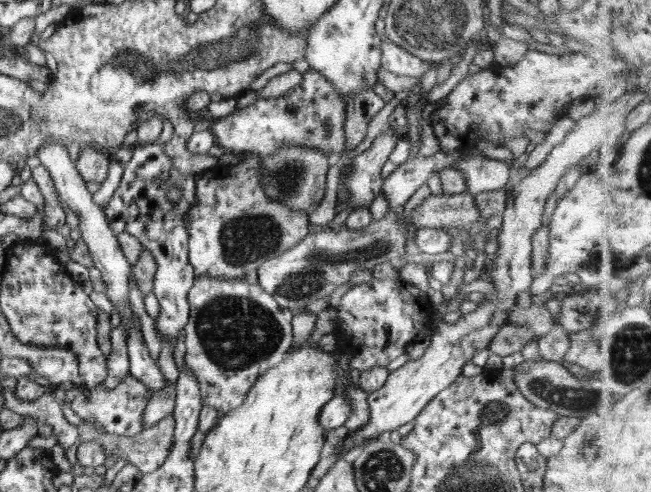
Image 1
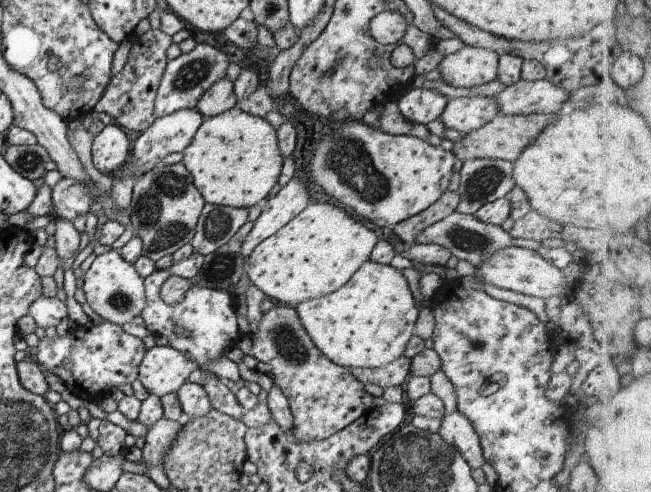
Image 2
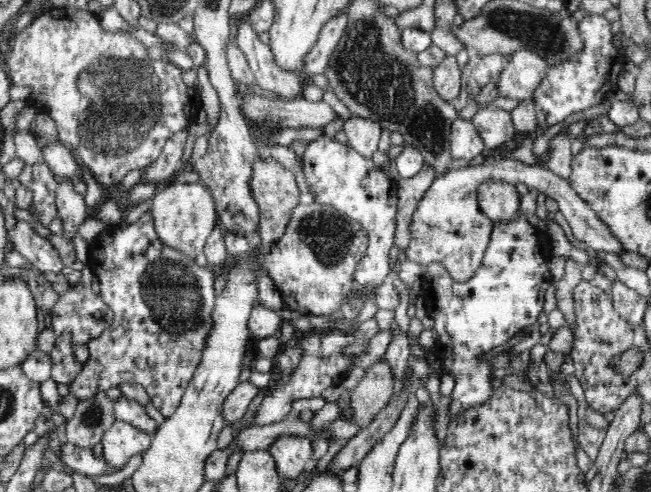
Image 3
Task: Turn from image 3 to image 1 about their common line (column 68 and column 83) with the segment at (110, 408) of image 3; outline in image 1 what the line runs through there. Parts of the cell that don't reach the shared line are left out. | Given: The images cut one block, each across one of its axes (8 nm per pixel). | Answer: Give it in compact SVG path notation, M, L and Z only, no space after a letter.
M172 415L162 418L157 424L131 437L101 433L89 421L81 420L75 427L78 431L78 441L83 440L84 443L90 442L91 440L101 442L106 458L112 458L112 456L117 456L118 459L126 458L128 464L134 464L140 471L140 474L148 474L156 470L166 460L169 448L172 448L175 418Z

